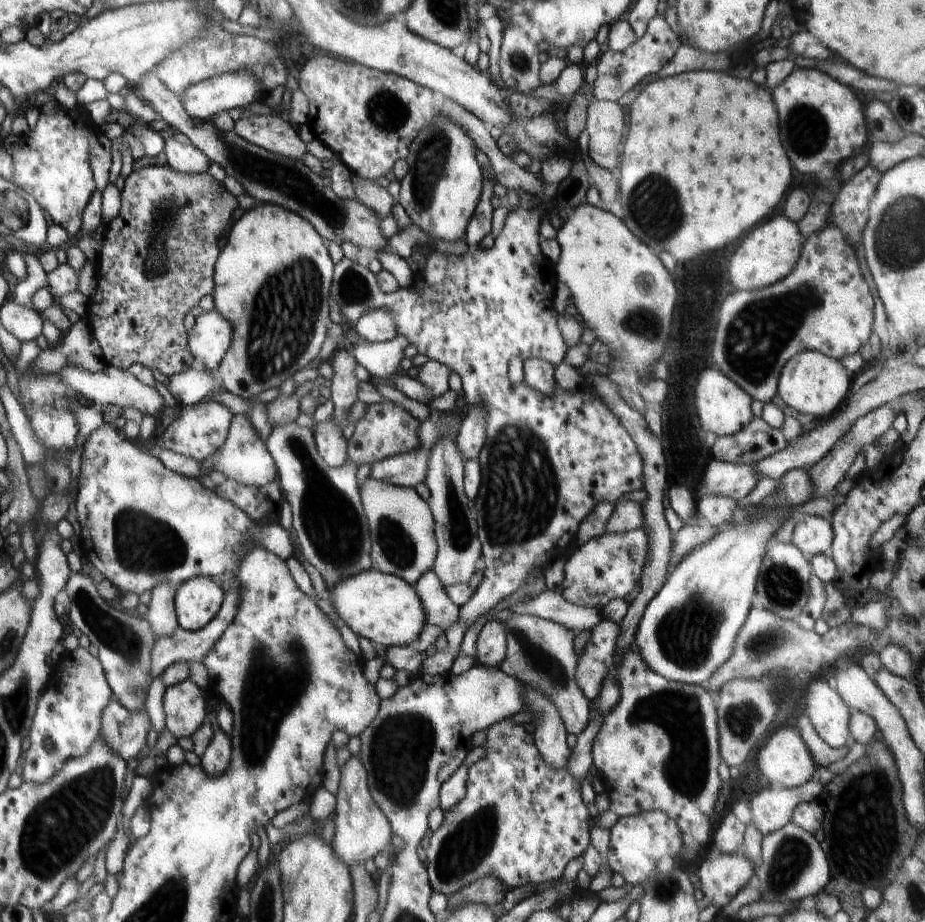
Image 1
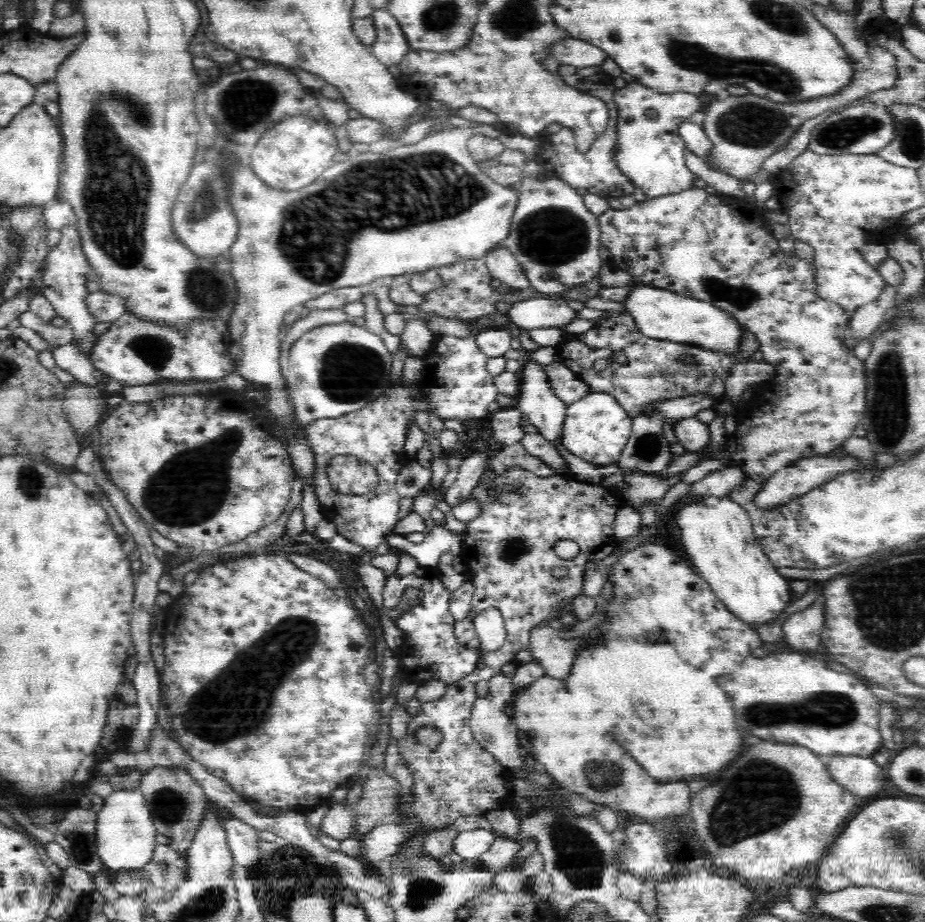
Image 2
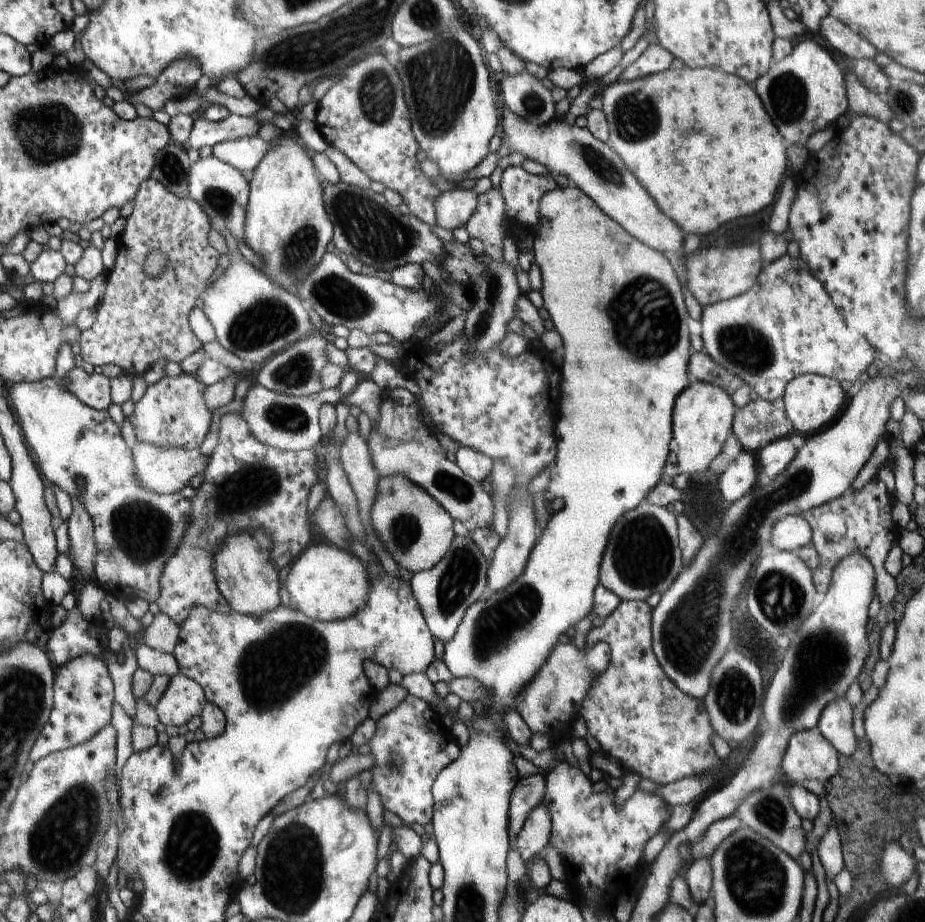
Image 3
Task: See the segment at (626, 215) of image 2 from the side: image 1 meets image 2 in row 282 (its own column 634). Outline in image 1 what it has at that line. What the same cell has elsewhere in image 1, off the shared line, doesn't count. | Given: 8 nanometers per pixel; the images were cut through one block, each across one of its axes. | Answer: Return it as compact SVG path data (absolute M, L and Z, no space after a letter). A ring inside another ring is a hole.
M603 618L592 629L592 636L587 641L584 654L577 660L575 681L585 697L594 702L600 695L602 680L608 674L616 674L620 684L621 696L616 705L606 716L595 736L592 745L593 764L601 776L609 798L609 807L620 818L648 811L662 811L673 818L681 830L684 845L678 854L679 862L694 862L700 850L708 844L712 828L710 816L714 802L720 790L718 766L720 766L720 734L716 728L716 708L712 704L710 693L704 686L677 683L662 678L642 660L637 645L633 644L624 656L620 668L614 663L616 641L622 633L621 625Z

